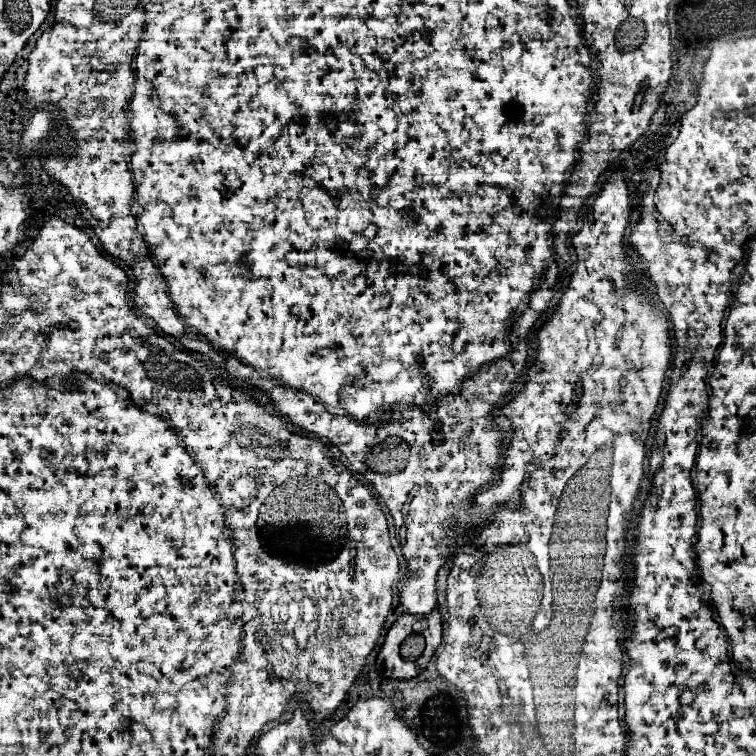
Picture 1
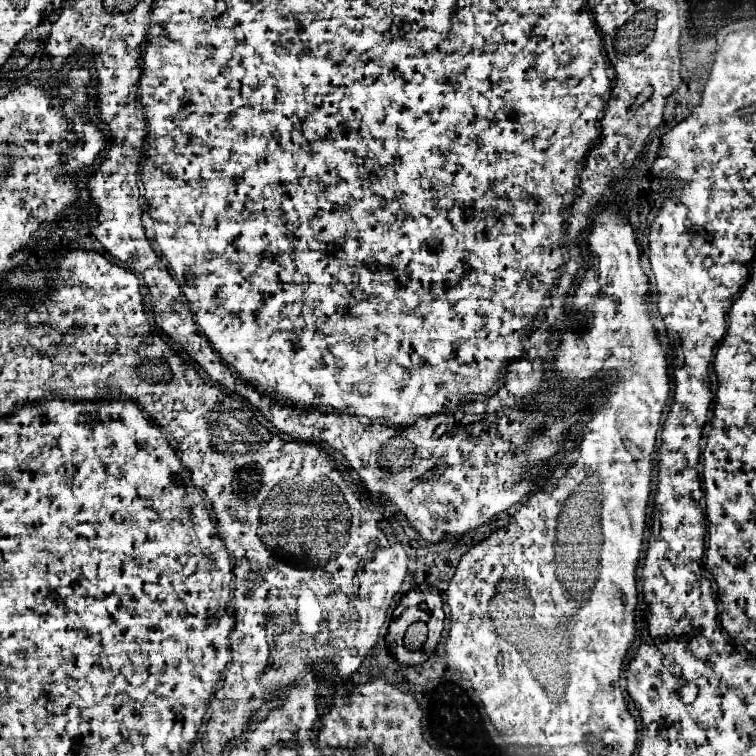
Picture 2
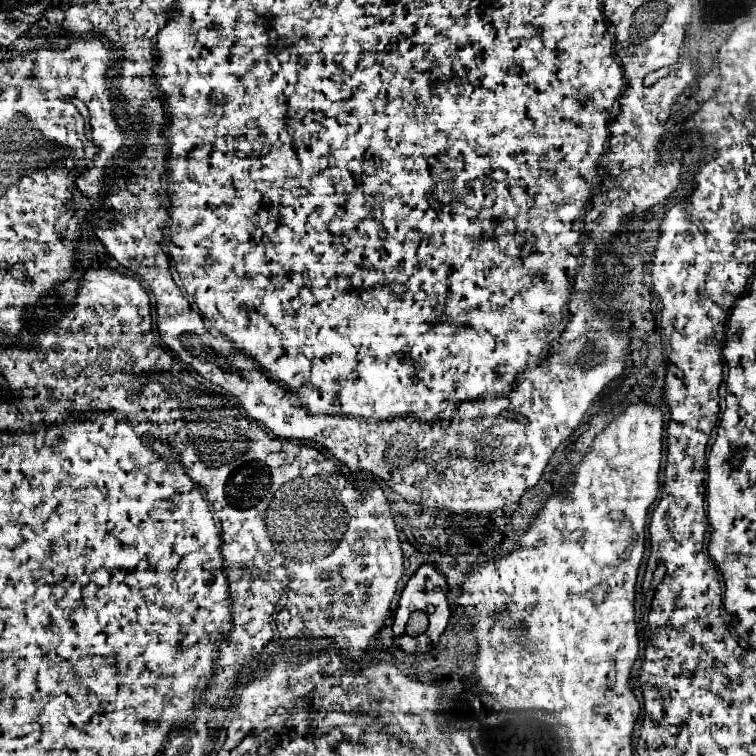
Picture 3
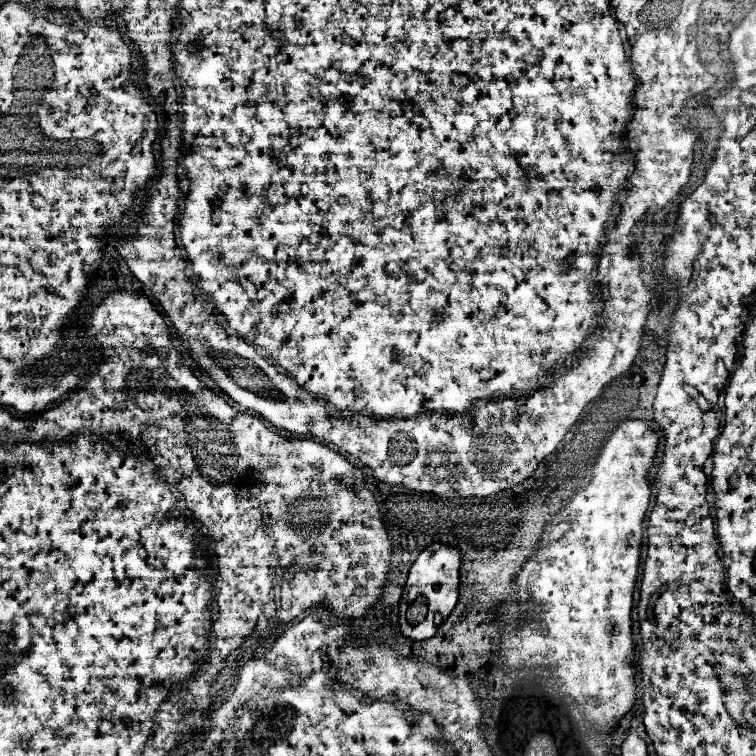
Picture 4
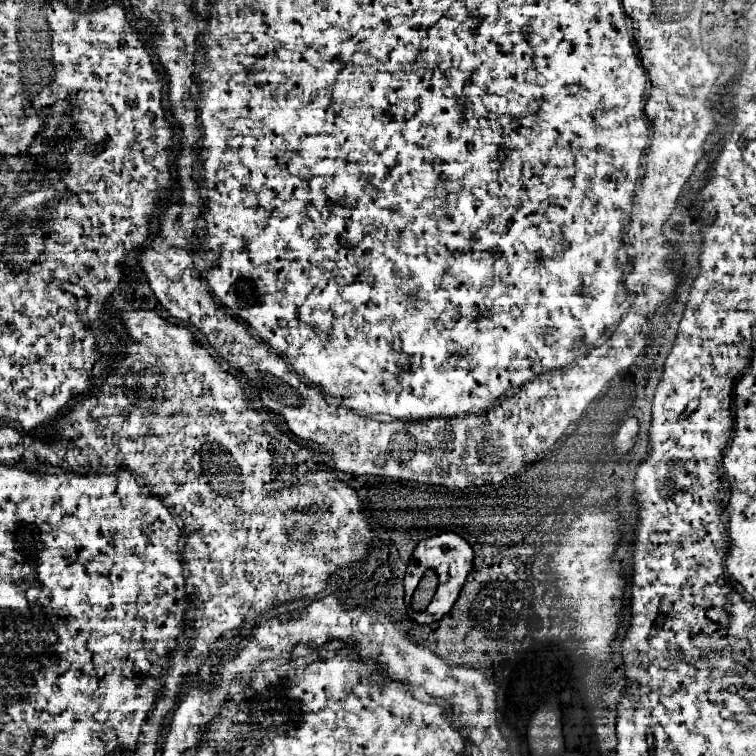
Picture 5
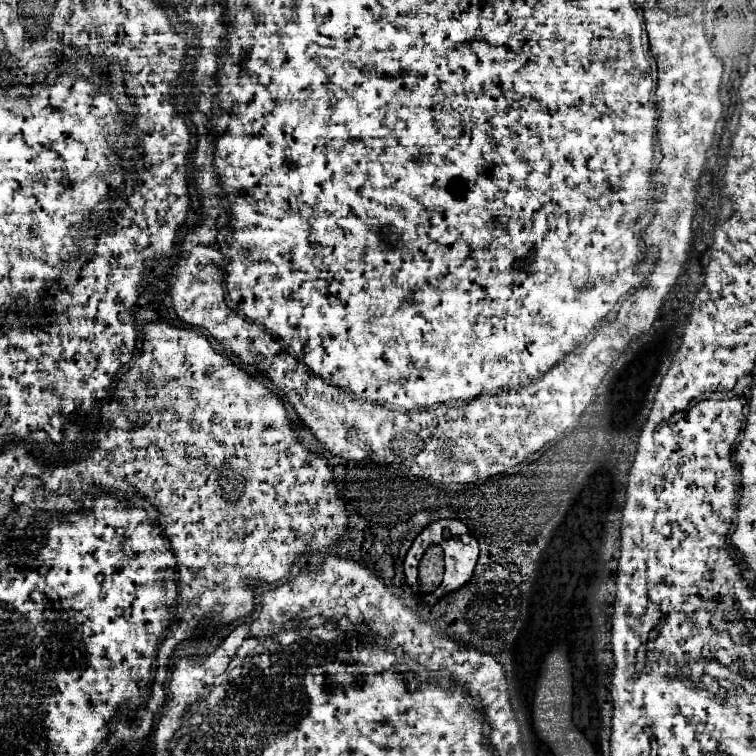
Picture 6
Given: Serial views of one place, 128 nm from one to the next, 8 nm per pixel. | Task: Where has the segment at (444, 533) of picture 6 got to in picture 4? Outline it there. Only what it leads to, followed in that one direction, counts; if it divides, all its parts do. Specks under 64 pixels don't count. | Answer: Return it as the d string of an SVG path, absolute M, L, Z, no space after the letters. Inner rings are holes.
M430 544L418 556L418 560L414 562L414 566L410 568L406 586L402 590L402 600L400 600L400 632L402 632L402 636L412 638L412 640L428 640L428 638L432 638L436 634L438 626L450 616L452 608L456 606L456 600L458 600L458 584L460 584L458 572L460 572L460 552L458 552L458 548L452 548L452 546L446 546L446 544ZM420 596L426 598L428 616L426 616L426 620L422 624L410 626L406 622L406 618L404 618L406 606L412 604Z

